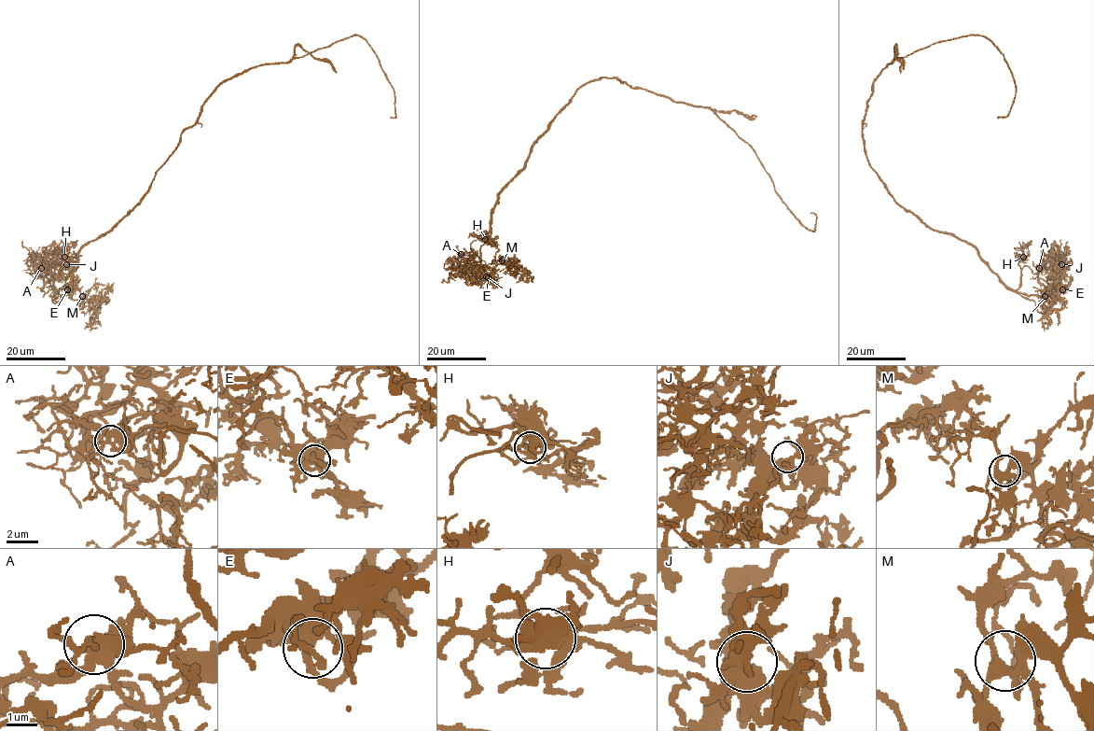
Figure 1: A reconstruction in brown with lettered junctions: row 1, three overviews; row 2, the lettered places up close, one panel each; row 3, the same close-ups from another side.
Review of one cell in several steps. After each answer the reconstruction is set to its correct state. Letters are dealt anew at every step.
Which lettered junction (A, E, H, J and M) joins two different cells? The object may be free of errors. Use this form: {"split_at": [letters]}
{"split_at": []}

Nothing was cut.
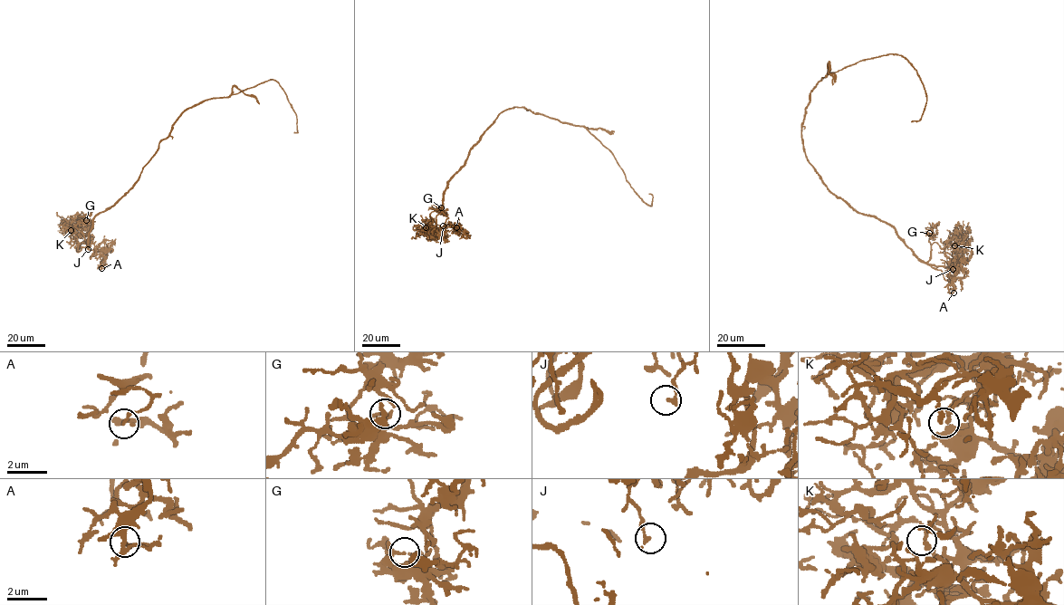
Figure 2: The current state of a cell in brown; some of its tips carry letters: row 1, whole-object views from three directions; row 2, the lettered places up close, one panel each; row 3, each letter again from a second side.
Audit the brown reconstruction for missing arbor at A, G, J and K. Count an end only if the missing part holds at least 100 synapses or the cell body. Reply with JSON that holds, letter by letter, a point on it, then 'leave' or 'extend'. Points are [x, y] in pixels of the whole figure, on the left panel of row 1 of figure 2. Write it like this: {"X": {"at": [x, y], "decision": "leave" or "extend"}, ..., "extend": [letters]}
{"A": {"at": [101, 268], "decision": "leave"}, "G": {"at": [86, 220], "decision": "leave"}, "J": {"at": [88, 249], "decision": "leave"}, "K": {"at": [71, 230], "decision": "leave"}, "extend": []}

